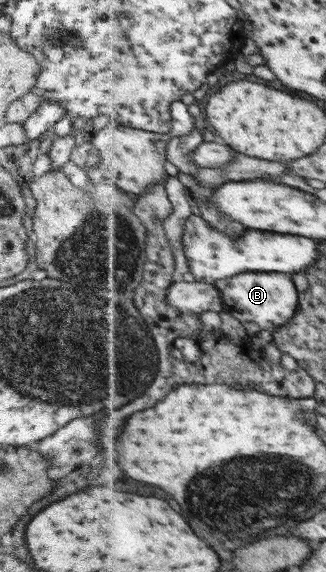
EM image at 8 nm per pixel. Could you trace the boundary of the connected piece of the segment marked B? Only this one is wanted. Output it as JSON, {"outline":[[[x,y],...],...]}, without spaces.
{"outline":[[[245,272],[235,277],[223,278],[214,284],[223,299],[224,310],[229,310],[241,322],[254,322],[260,330],[274,330],[292,322],[300,306],[291,276],[282,272]]]}

